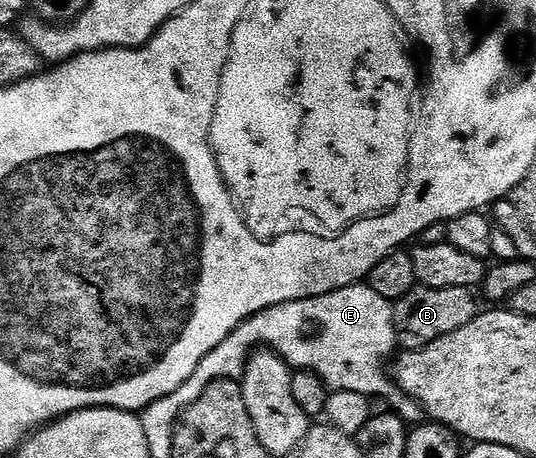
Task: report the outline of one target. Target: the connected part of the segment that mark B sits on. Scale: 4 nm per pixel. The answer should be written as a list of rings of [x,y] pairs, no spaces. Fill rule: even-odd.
[[[415,287],[410,294],[393,304],[394,332],[398,338],[398,347],[402,351],[415,351],[432,345],[432,341],[440,341],[440,337],[448,337],[448,333],[456,333],[456,329],[464,329],[464,325],[468,325],[468,321],[472,321],[480,313],[480,306],[474,300],[474,295],[475,292],[469,287]]]

